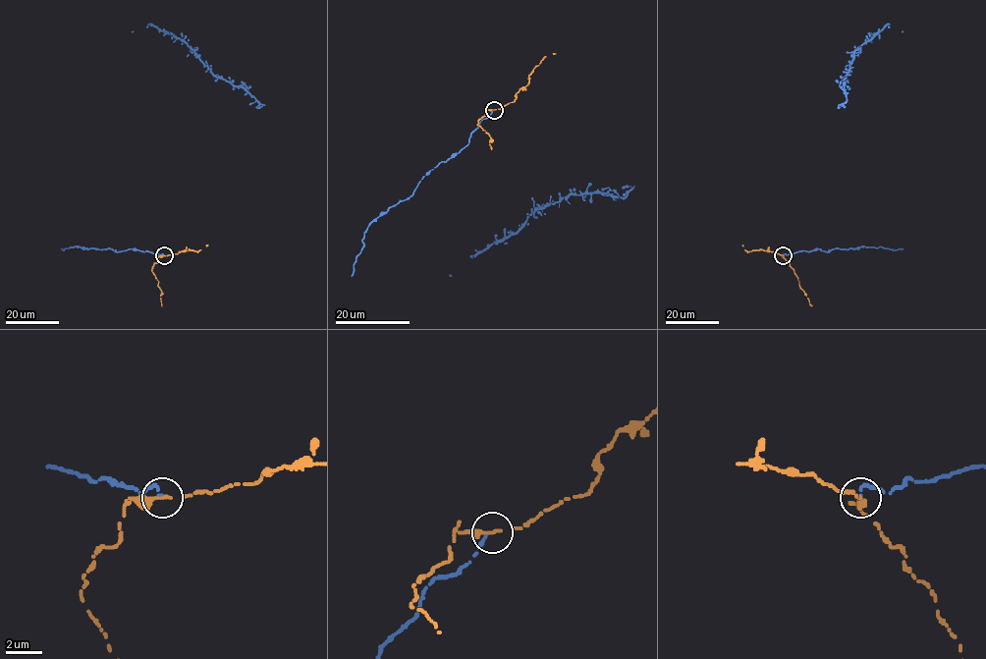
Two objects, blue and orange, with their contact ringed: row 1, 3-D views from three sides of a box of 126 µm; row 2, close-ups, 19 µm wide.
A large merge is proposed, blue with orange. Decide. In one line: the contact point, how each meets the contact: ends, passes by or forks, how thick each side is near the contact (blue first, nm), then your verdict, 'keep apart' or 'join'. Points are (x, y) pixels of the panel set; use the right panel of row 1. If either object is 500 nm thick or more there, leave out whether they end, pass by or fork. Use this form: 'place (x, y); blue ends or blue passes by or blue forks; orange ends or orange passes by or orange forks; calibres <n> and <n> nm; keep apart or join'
place (783, 255); blue ends; orange passes by; calibres 110 and 200 nm; keep apart

